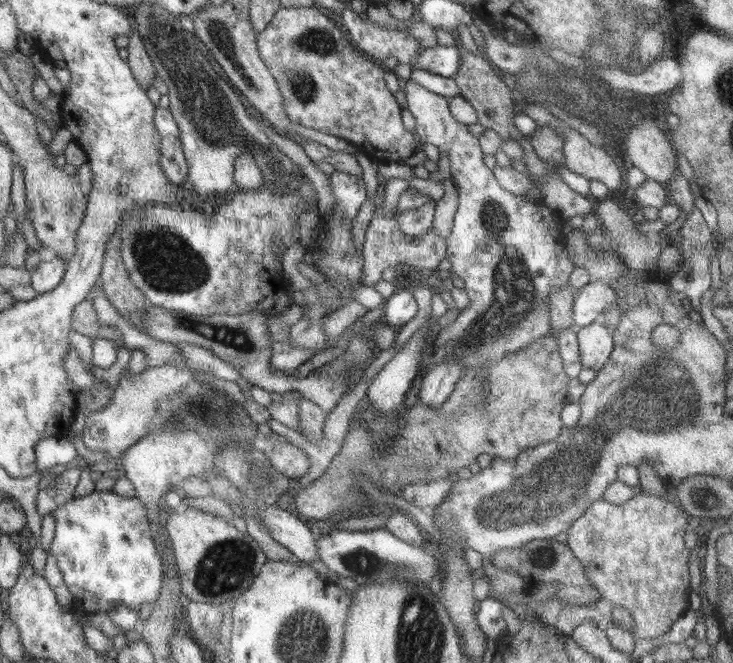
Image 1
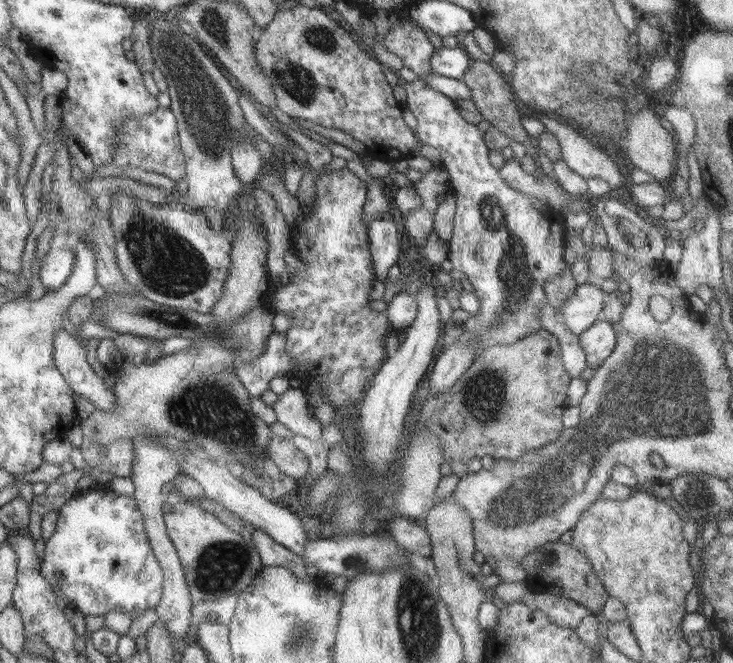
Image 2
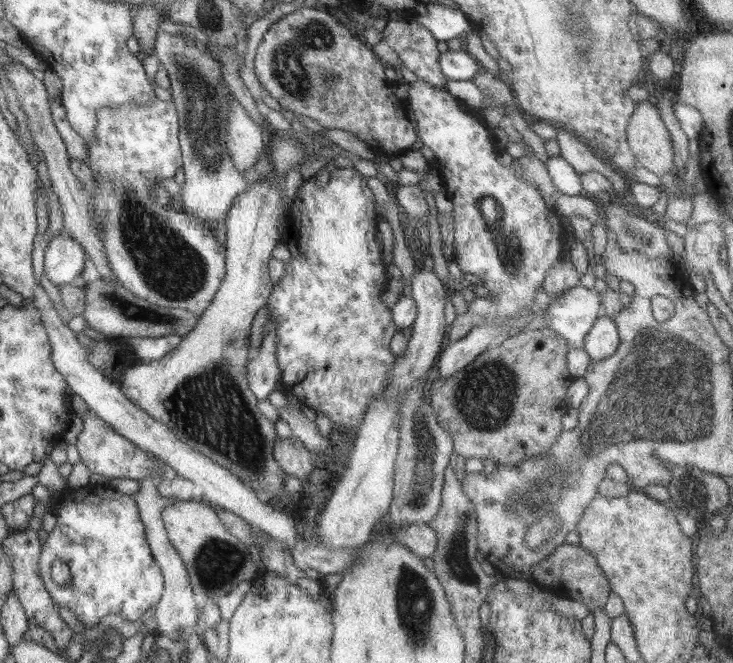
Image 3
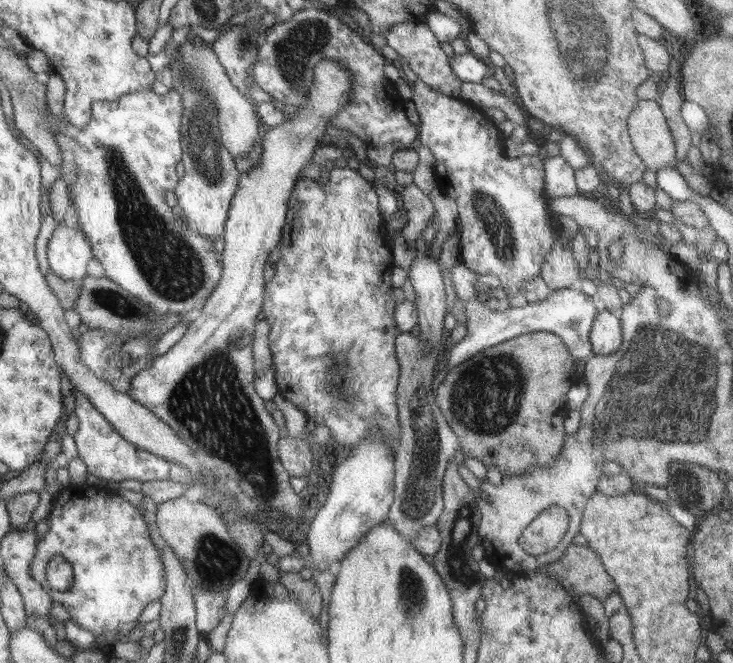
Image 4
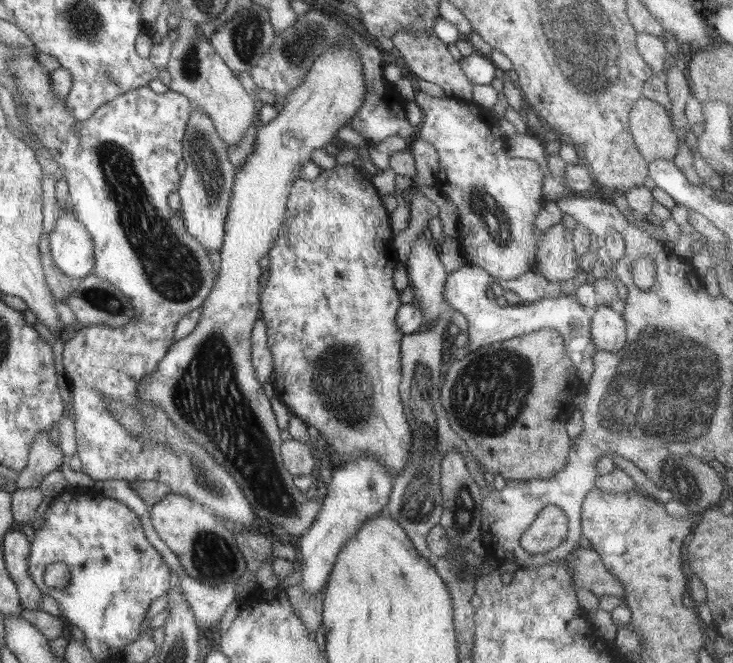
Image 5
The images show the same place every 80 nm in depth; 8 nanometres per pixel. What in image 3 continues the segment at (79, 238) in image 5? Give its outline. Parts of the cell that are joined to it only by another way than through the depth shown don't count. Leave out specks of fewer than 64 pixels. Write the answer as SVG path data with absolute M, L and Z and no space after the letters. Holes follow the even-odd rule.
M56 234L44 245L44 251L43 272L54 286L71 284L84 272L87 254L70 236L64 239Z

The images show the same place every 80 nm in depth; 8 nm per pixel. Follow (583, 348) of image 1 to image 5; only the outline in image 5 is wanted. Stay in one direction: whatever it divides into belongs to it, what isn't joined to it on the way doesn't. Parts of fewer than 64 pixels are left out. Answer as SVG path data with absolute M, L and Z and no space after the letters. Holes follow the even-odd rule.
M598 302L591 311L591 337L598 351L615 353L627 344L627 326L623 315Z

